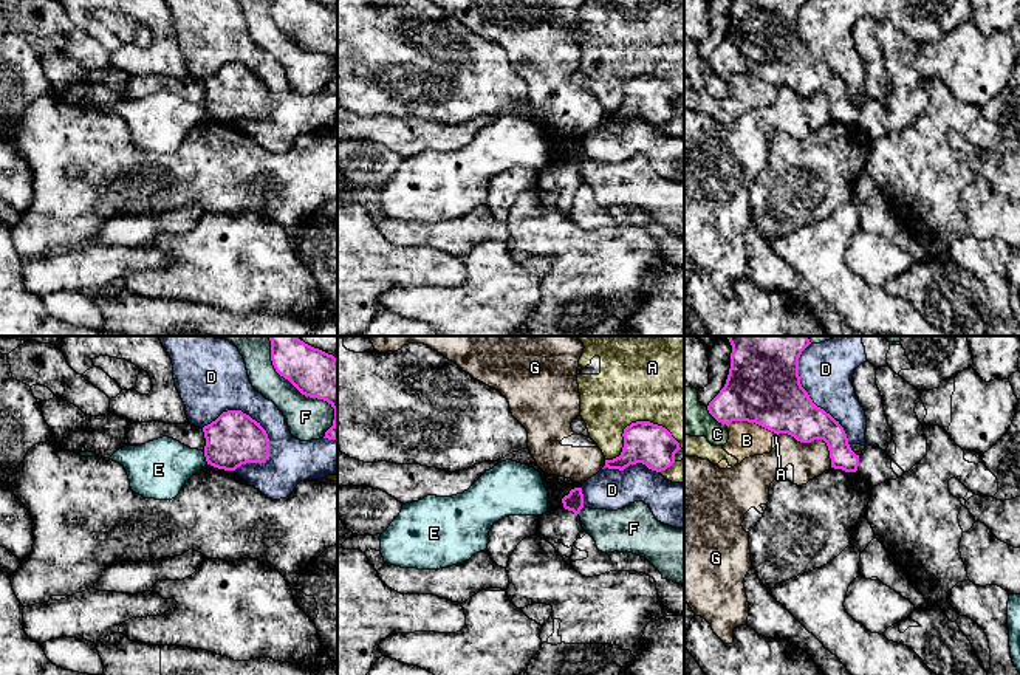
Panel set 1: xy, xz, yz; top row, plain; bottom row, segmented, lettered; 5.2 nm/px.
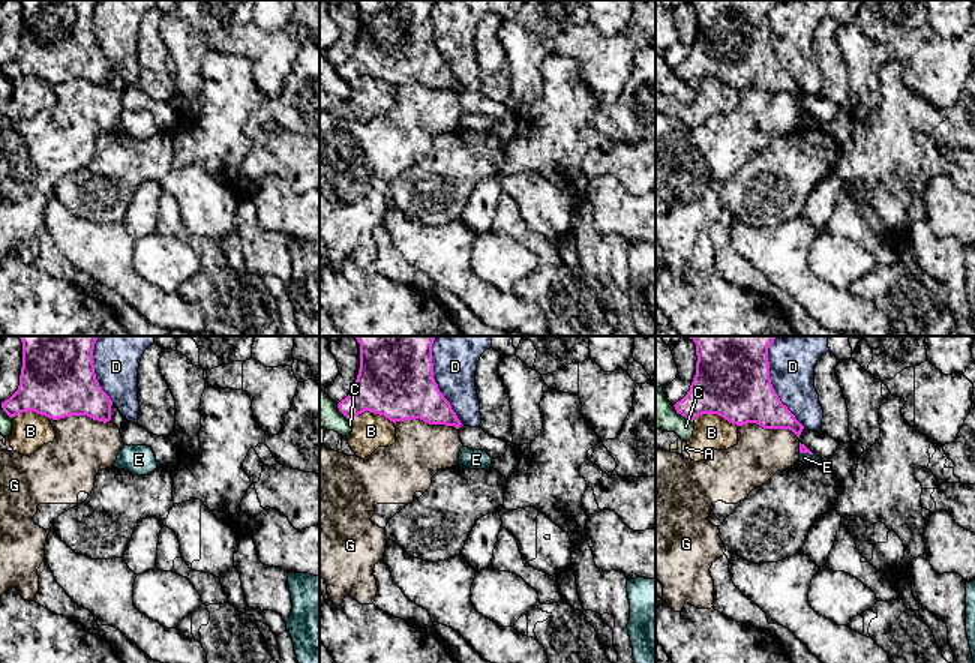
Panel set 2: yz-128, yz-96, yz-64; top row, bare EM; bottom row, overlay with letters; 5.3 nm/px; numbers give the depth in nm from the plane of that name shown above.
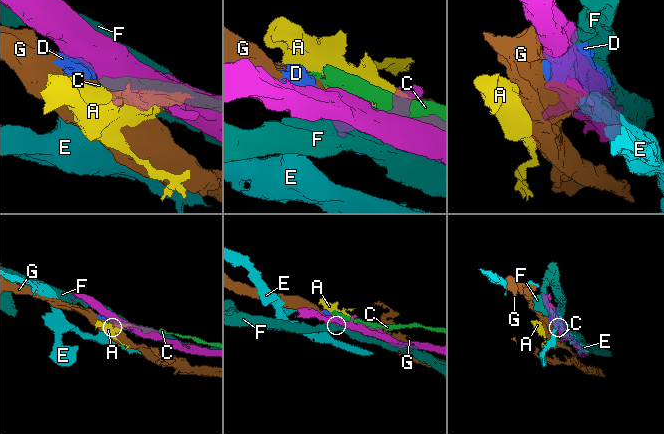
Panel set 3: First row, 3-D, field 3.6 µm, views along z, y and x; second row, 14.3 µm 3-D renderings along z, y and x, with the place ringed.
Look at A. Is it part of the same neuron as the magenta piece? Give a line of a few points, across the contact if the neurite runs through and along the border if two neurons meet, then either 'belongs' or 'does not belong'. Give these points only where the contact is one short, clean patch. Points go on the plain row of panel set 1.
does not belong

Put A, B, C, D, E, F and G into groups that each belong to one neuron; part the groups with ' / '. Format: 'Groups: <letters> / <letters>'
Groups: A B / C / D / E / F / G

